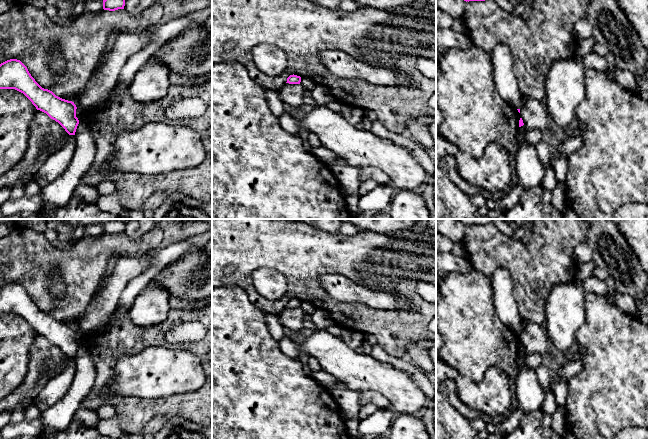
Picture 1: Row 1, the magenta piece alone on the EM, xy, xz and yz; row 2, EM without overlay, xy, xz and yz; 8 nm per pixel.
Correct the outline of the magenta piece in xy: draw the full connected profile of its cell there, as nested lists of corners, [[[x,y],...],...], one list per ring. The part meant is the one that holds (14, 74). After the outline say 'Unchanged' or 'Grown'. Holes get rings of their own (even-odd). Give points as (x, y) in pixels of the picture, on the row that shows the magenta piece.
[[[10,59],[0,64],[0,89],[15,89],[23,93],[37,110],[58,122],[69,135],[75,135],[79,120],[74,102],[42,88],[20,60]]]. Unchanged

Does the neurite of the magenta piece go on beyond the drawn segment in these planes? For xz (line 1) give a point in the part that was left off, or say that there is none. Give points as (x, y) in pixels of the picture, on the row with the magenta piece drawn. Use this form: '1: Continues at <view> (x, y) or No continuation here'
1: No continuation here

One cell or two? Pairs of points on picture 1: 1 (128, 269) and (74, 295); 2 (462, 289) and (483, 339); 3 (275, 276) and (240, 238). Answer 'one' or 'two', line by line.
1: two
2: one
3: two

